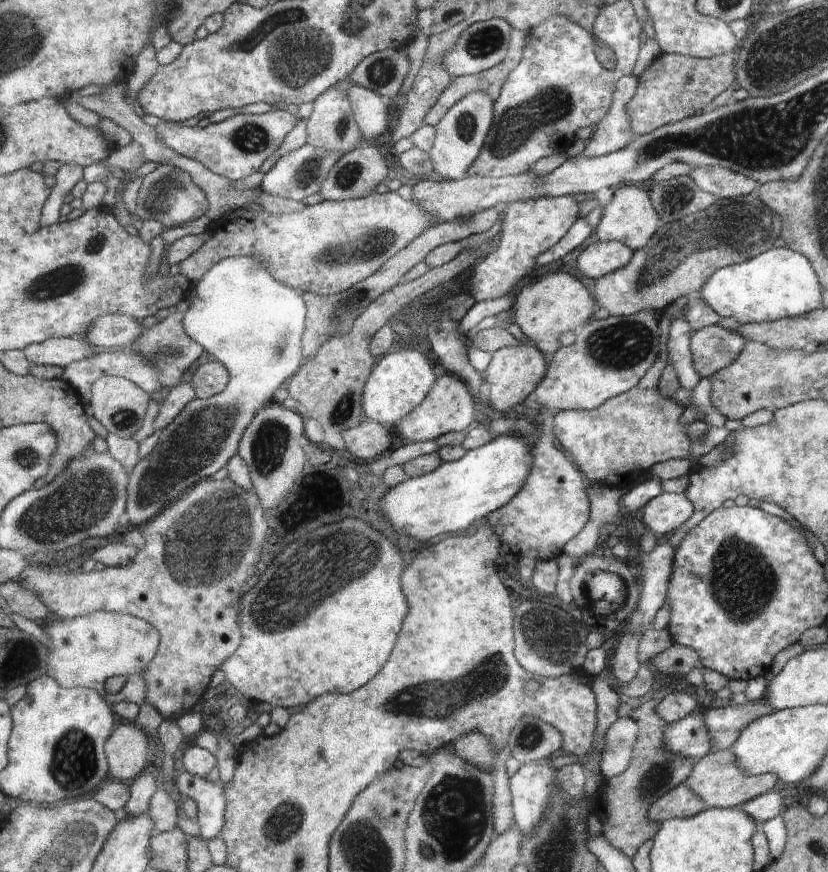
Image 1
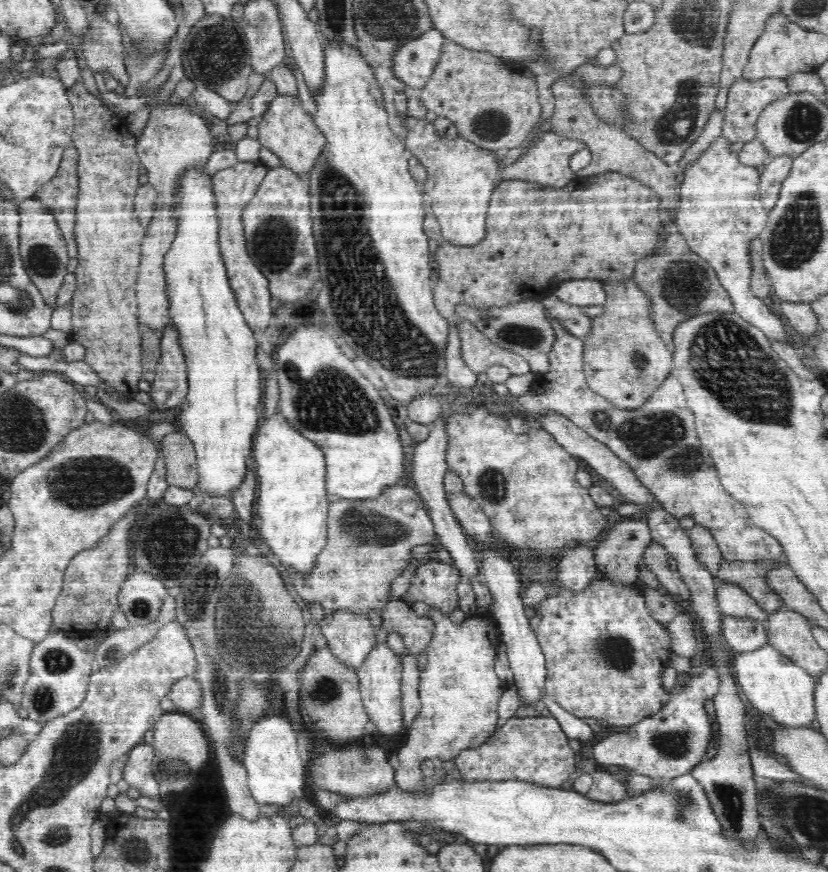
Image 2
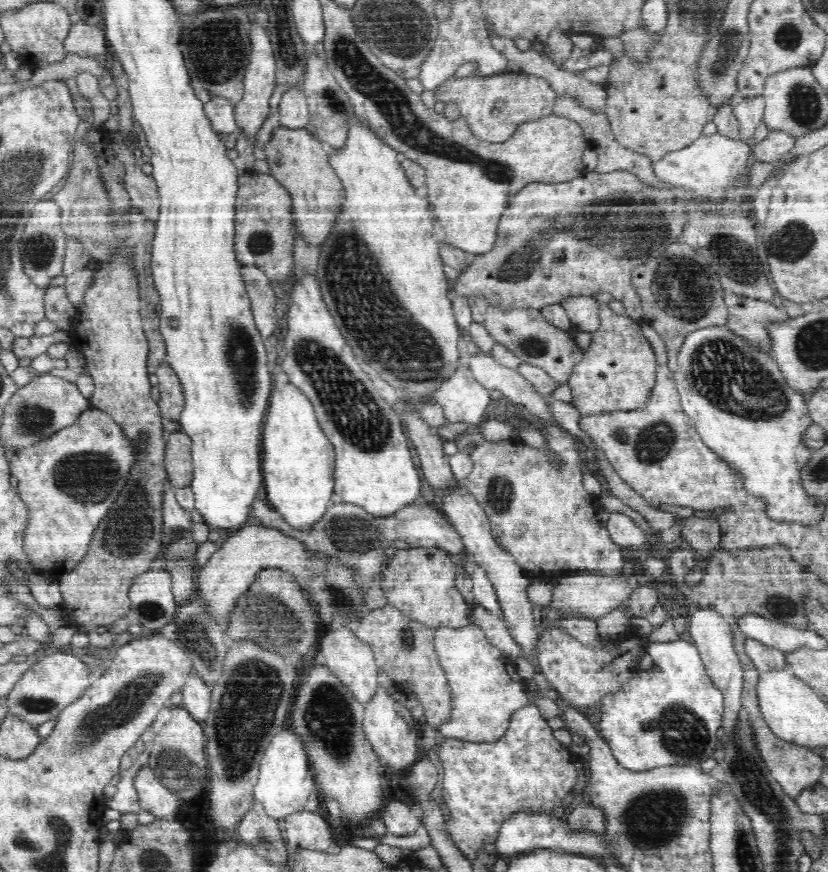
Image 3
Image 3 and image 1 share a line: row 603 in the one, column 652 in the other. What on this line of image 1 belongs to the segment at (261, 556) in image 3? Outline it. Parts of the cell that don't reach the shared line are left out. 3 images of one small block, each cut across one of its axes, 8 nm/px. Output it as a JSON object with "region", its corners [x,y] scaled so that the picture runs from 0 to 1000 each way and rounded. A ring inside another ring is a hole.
{"region":[[[750,212],[743,216],[739,229],[728,239],[726,251],[717,264],[725,278],[746,276],[762,283],[763,288],[777,286],[800,258],[778,212]],[[773,357],[773,360],[764,360],[761,364],[738,360],[731,366],[715,366],[703,378],[694,382],[693,394],[678,397],[665,411],[659,431],[656,432],[632,469],[645,471],[645,467],[650,464],[655,468],[664,468],[668,472],[722,469],[738,456],[766,446],[798,404],[795,369],[789,357]]]}

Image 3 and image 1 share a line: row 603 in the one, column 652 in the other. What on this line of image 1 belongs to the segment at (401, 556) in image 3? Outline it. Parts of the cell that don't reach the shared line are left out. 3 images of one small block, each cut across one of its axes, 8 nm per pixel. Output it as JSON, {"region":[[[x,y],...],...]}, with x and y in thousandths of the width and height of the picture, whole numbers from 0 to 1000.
{"region":[[[767,444],[757,451],[738,456],[722,469],[685,470],[669,474],[668,497],[676,511],[681,513],[696,529],[696,534],[705,540],[710,550],[725,555],[756,561],[772,547],[785,545],[786,537],[795,531],[812,526],[831,526],[836,523],[836,508],[830,495],[830,486],[821,486],[827,468],[797,454],[790,444]]]}

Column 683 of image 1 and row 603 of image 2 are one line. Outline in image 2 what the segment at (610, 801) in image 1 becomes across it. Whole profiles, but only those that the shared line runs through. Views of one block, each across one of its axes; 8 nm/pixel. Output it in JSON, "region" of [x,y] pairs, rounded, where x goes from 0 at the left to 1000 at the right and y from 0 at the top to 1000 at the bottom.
{"region":[[[873,642],[864,662],[867,669],[877,667],[878,671],[893,672],[926,704],[934,704],[937,700],[944,698],[947,692],[928,667],[929,655],[935,651],[940,651],[940,642]]]}

